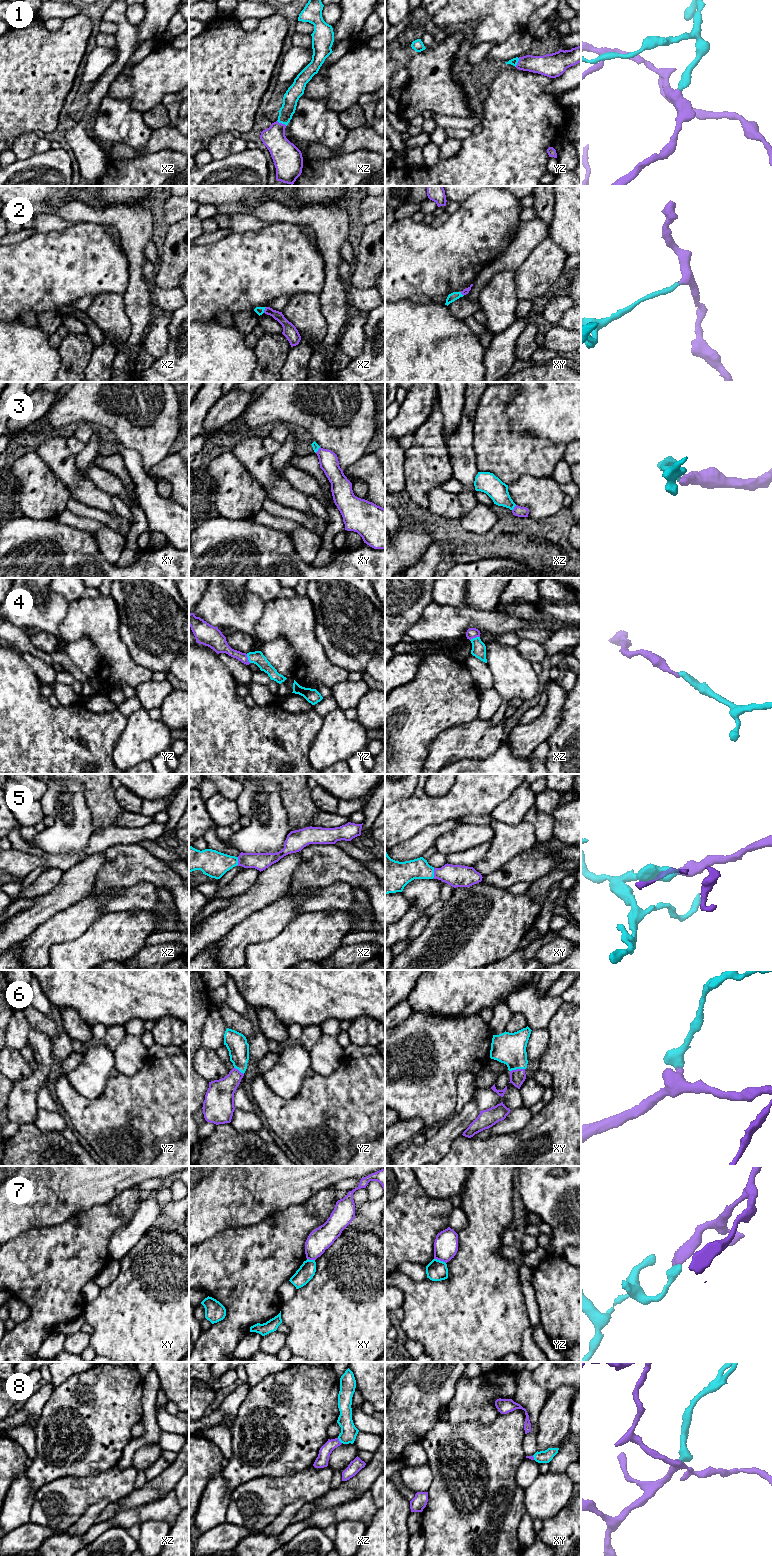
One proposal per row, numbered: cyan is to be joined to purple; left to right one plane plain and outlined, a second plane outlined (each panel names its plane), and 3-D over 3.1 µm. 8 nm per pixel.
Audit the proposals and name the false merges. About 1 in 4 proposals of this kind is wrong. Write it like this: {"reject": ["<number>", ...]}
{"reject": ["7"]}

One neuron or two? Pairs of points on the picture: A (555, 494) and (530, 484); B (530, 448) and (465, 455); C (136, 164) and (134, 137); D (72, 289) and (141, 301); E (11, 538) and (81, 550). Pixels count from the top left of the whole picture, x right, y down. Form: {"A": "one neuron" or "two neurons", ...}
{"A": "one neuron", "B": "two neurons", "C": "two neurons", "D": "two neurons", "E": "one neuron"}

